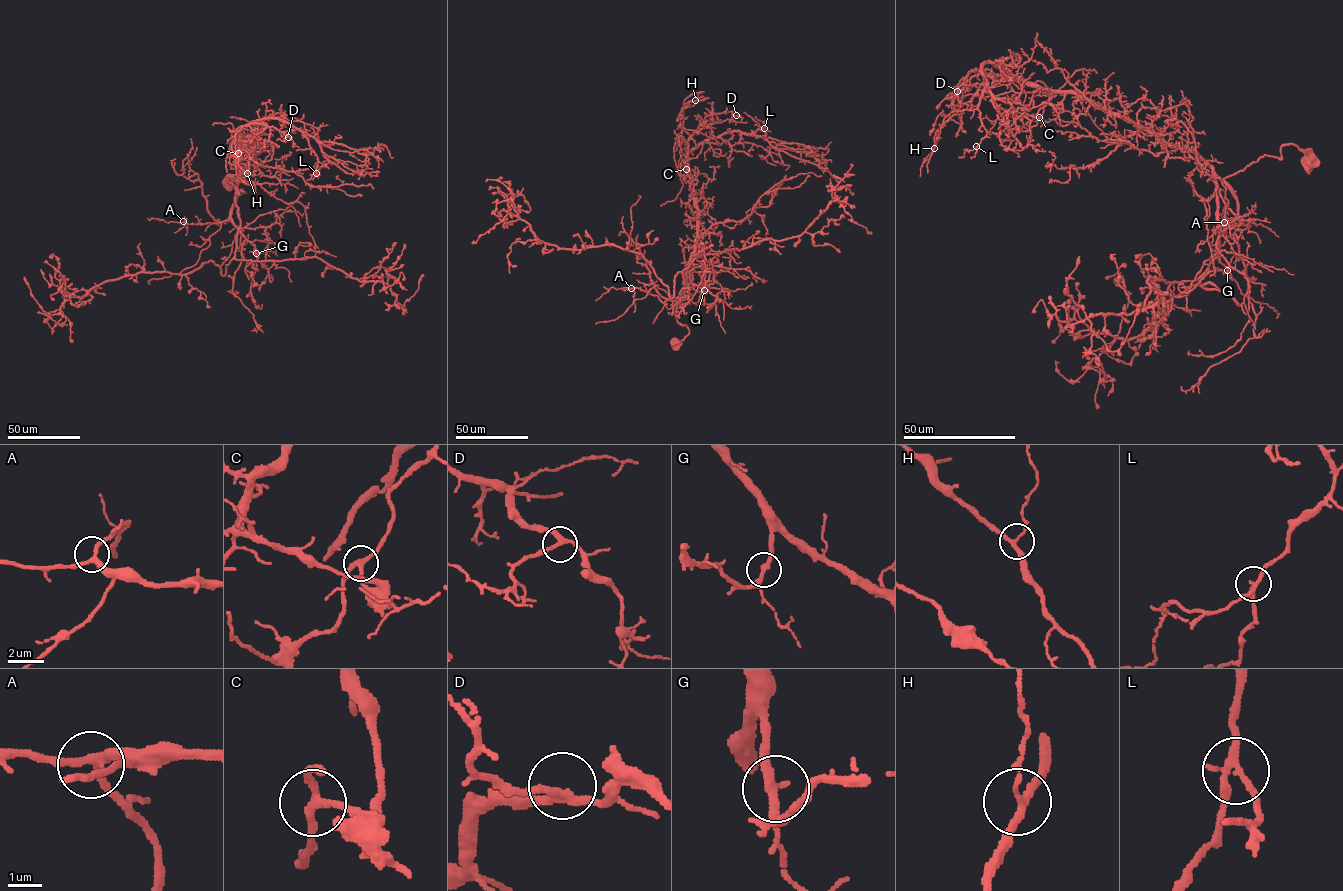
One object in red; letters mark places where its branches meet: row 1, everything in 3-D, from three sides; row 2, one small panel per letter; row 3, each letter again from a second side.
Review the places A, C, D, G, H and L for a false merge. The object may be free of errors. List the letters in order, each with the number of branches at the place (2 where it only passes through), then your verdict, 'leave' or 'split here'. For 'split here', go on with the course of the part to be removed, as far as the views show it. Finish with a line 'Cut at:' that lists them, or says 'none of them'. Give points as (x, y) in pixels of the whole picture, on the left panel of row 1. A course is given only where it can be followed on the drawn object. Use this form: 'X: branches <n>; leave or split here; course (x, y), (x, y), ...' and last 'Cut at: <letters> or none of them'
A: branches 3; leave
C: branches 3; split here; course (238, 153), (239, 144), (232, 137), (237, 155), (236, 175), (256, 192)
D: branches 3; leave
G: branches 3; leave
H: branches 3; leave
L: branches 3; leave
Cut at: C

